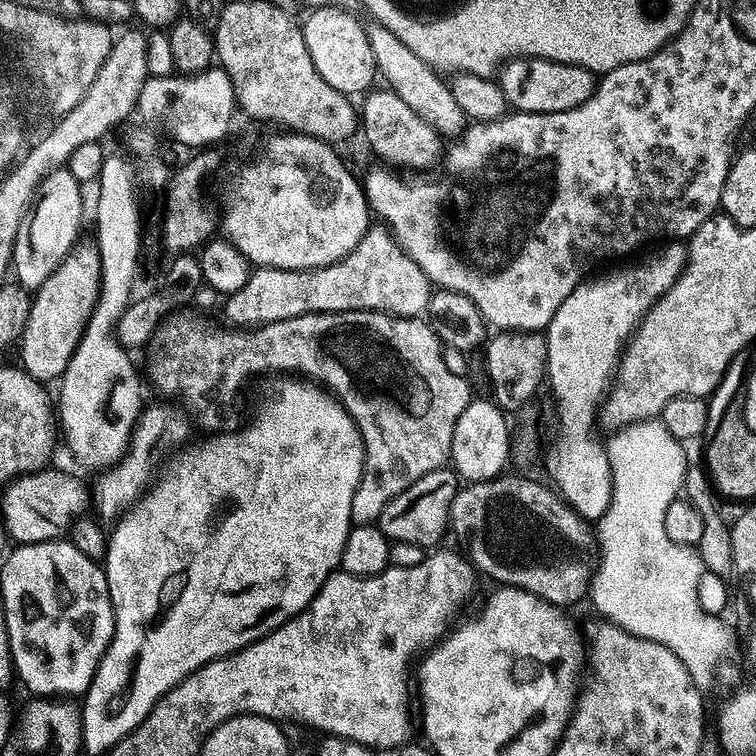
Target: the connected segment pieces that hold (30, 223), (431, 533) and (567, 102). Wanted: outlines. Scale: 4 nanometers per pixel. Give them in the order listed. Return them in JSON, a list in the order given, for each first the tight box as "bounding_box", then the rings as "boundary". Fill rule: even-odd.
[{"bounding_box":[11,167,86,290],"boundary":[[[67,167],[54,169],[41,181],[35,199],[25,214],[21,228],[17,232],[16,245],[13,246],[11,267],[16,272],[15,279],[29,290],[35,290],[50,278],[50,274],[67,258],[76,247],[80,236],[80,219],[84,216],[86,205],[84,192],[79,180],[68,172]]]},{"bounding_box":[378,467,458,550],"boundary":[[[447,467],[439,468],[437,472],[426,474],[414,482],[398,498],[394,498],[382,510],[378,527],[389,541],[395,543],[413,543],[425,550],[432,550],[444,536],[444,531],[448,528],[448,519],[452,516],[452,503],[456,500],[456,484],[458,477],[455,471]]]},{"bounding_box":[507,58,597,112],"boundary":[[[517,58],[507,65],[508,84],[507,103],[522,112],[565,112],[582,106],[586,98],[594,94],[597,77],[590,70],[577,64],[563,64],[553,60]]]}]

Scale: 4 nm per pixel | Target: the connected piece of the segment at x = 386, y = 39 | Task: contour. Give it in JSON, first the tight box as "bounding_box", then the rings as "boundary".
{"bounding_box":[368,26,466,137],"boundary":[[[372,26],[368,28],[368,37],[372,43],[379,75],[382,80],[384,76],[388,83],[385,85],[396,92],[398,98],[402,98],[402,102],[406,102],[406,106],[410,106],[410,110],[414,110],[414,114],[418,114],[418,118],[422,118],[422,122],[430,125],[440,137],[459,137],[465,131],[466,117],[455,101],[451,87],[446,82],[444,85],[445,77],[426,62],[422,62],[422,58],[418,58],[418,54],[414,54],[414,50],[410,50],[404,42],[394,38],[390,30]]]}

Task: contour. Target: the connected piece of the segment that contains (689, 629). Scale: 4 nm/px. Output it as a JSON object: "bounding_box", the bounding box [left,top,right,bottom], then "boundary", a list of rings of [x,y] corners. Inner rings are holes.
{"bounding_box":[590,418,736,694],"boundary":[[[653,418],[633,422],[623,427],[620,432],[618,436],[613,438],[610,446],[607,445],[606,448],[608,458],[612,461],[612,501],[598,521],[598,552],[602,559],[599,561],[596,575],[592,577],[590,601],[592,600],[593,606],[604,615],[601,617],[603,617],[605,621],[616,624],[619,628],[624,628],[630,634],[641,636],[642,638],[653,640],[662,646],[666,646],[666,650],[673,652],[678,658],[678,662],[682,662],[682,666],[686,666],[686,670],[690,674],[692,684],[697,692],[708,694],[708,691],[710,691],[723,676],[731,674],[732,667],[736,664],[736,636],[720,621],[721,617],[717,615],[717,613],[707,612],[700,605],[698,600],[698,582],[706,570],[703,562],[700,560],[700,553],[691,544],[670,542],[670,534],[666,534],[666,506],[670,506],[670,502],[674,502],[681,495],[685,476],[690,465],[690,458],[684,453],[685,445],[673,437],[670,434],[670,430],[668,430],[659,419]]]}

